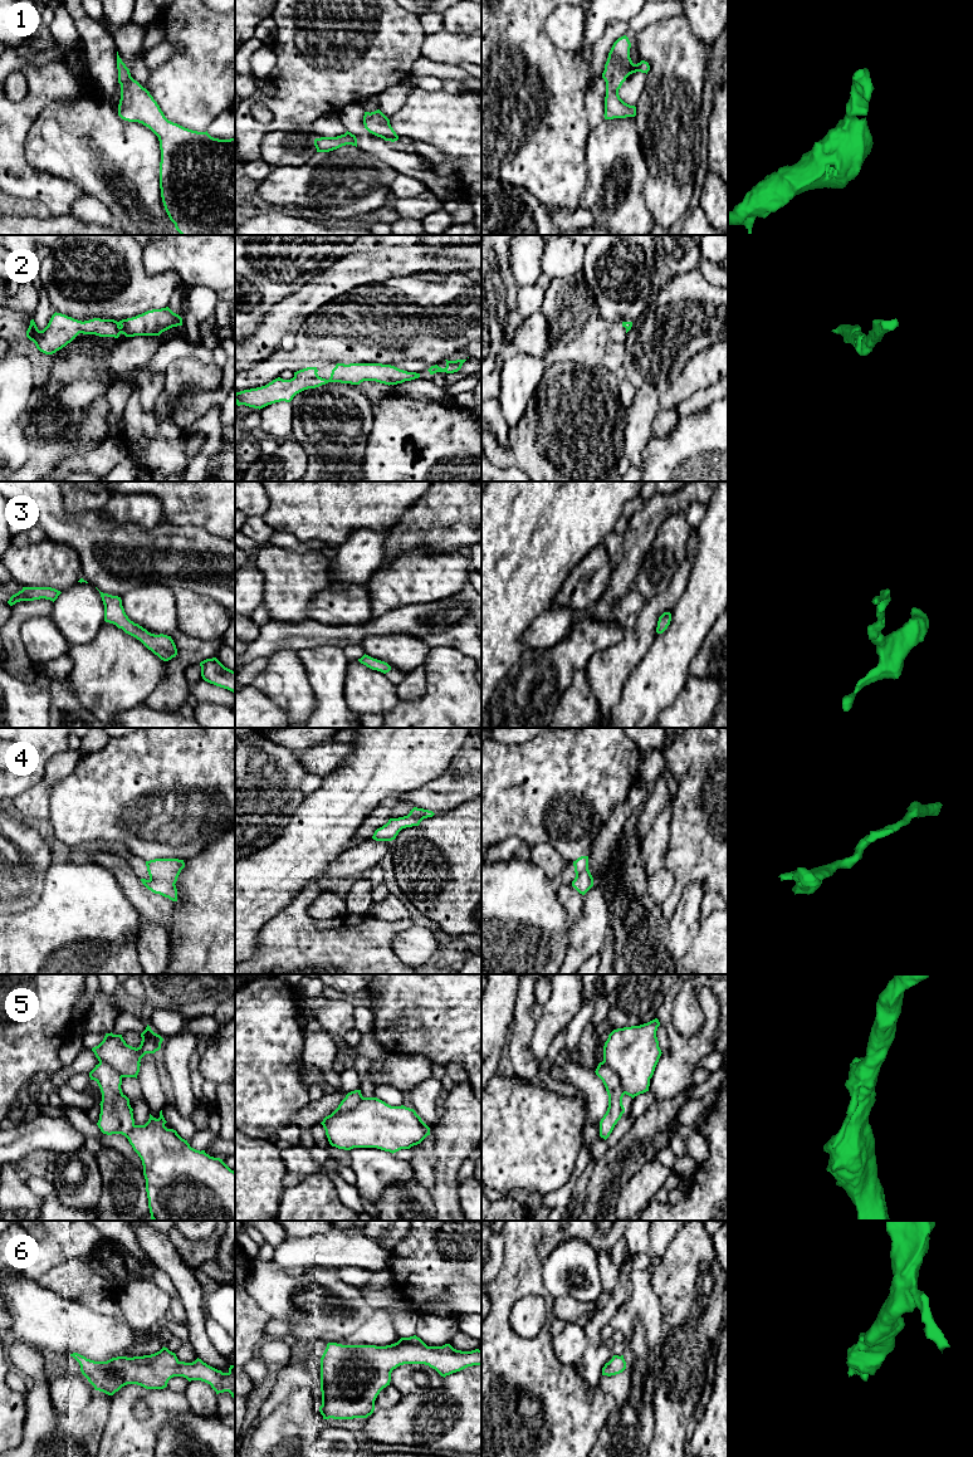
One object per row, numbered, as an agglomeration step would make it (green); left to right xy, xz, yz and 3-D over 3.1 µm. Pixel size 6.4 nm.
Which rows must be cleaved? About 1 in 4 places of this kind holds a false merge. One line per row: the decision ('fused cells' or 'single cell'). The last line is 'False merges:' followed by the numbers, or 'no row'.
1: single cell
2: single cell
3: single cell
4: single cell
5: fused cells
6: single cell
False merges: 5

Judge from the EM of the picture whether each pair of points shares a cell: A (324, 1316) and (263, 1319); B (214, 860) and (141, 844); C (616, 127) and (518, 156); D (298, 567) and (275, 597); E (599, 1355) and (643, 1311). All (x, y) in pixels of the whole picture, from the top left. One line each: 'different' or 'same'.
A: different
B: different
C: different
D: same
E: different

